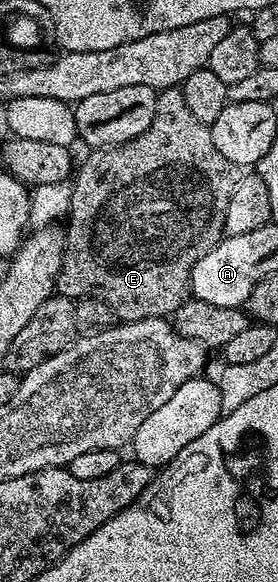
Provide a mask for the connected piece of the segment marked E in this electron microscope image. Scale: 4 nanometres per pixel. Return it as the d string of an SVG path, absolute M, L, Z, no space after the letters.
M180 88L158 93L155 120L151 120L147 132L122 146L90 149L88 153L71 182L69 226L64 227L65 255L56 293L74 300L99 300L113 310L114 319L123 322L169 318L190 297L189 277L195 264L199 264L225 234L227 204L242 171L215 148L212 129L195 120Z

